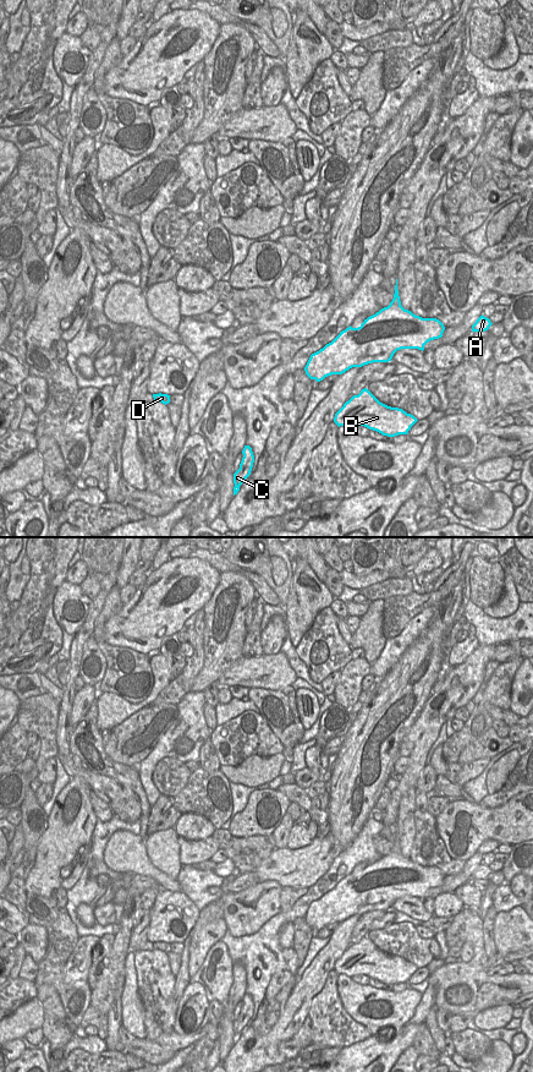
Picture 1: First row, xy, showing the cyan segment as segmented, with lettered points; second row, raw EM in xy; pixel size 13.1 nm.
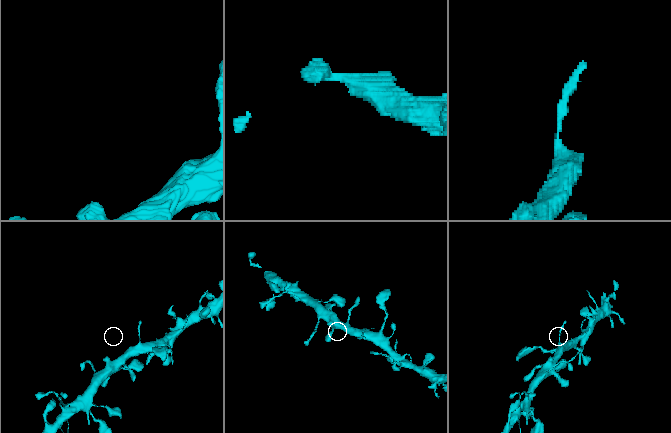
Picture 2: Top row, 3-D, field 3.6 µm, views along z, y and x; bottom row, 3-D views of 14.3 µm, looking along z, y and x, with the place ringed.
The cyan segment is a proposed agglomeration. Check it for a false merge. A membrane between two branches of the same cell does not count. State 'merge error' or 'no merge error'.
no merge error

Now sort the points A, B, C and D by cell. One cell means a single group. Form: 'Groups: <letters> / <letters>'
Groups: A B C D.

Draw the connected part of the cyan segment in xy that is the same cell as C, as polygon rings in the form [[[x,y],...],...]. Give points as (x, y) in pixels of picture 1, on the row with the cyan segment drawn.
[[[244,445],[242,454],[243,458],[240,464],[240,469],[233,474],[233,483],[235,483],[233,496],[237,494],[242,482],[251,475],[253,463],[254,463],[254,455],[249,445]]]

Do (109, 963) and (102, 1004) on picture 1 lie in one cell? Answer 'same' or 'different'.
same

